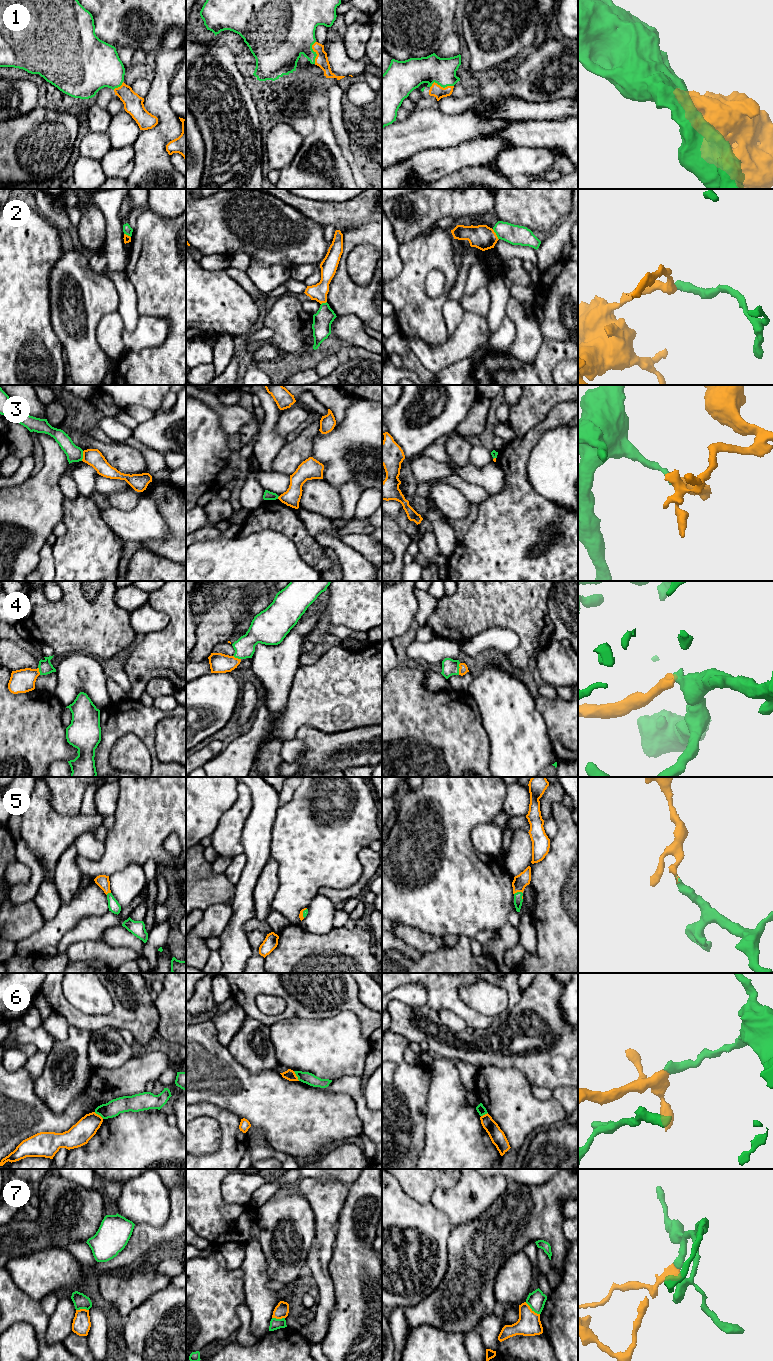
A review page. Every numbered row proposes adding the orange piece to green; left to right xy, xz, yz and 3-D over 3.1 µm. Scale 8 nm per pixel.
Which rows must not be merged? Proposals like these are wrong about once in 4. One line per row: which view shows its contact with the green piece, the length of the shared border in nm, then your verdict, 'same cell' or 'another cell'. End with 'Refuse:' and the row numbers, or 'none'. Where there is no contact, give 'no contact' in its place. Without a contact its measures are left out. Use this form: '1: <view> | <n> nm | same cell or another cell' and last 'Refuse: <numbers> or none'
1: yz | 190 nm | same cell
2: yz | 100 nm | another cell
3: xy | 80 nm | another cell
4: yz | 100 nm | same cell
5: yz | 70 nm | same cell
6: xz | 90 nm | another cell
7: yz | 160 nm | another cell
Refuse: 2, 3, 6, 7

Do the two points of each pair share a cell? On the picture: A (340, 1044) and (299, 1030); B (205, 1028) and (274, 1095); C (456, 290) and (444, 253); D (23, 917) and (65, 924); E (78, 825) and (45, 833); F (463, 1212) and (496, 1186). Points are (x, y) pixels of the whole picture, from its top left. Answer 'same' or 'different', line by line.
A: same
B: same
C: different
D: different
E: same
F: same

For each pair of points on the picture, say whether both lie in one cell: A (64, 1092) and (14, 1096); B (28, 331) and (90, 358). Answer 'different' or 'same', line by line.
A: different
B: different

